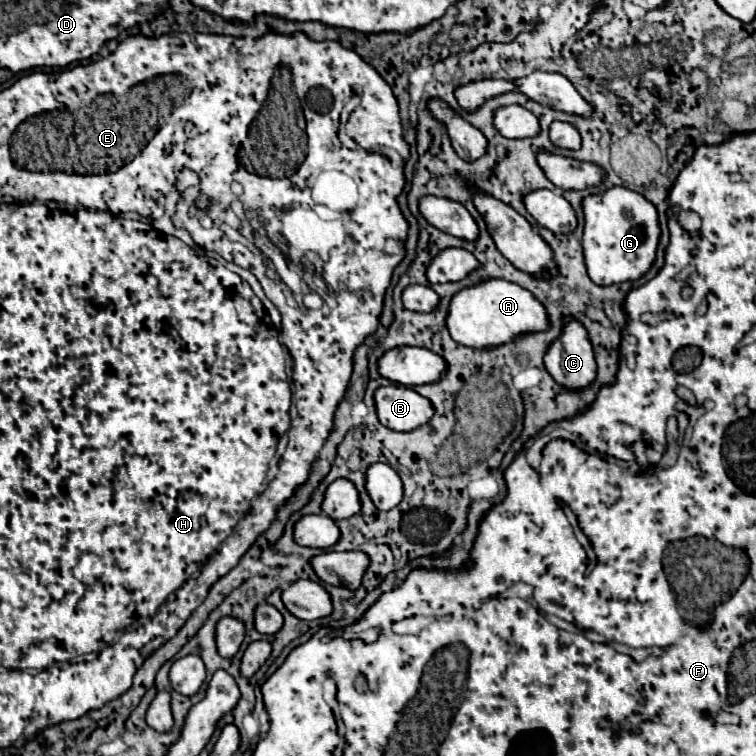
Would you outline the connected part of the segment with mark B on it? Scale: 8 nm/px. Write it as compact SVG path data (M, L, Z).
M380 386L374 392L376 416L382 426L390 430L410 432L426 424L434 410L426 398L406 386Z

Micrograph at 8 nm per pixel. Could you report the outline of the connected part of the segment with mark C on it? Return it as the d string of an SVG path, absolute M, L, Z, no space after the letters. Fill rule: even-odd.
M564 316L562 334L548 346L544 366L566 388L584 388L596 376L596 362L586 328L572 316Z

